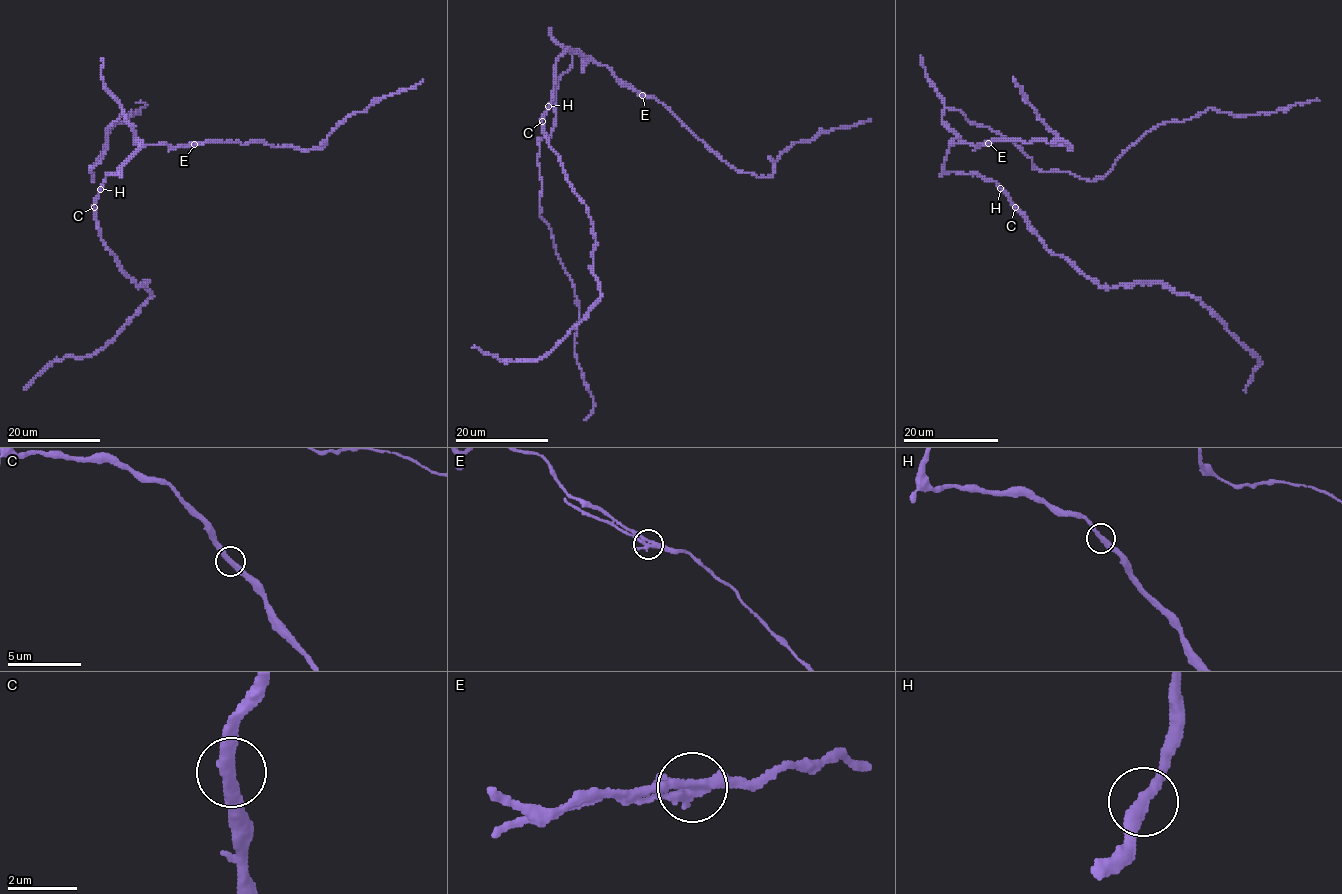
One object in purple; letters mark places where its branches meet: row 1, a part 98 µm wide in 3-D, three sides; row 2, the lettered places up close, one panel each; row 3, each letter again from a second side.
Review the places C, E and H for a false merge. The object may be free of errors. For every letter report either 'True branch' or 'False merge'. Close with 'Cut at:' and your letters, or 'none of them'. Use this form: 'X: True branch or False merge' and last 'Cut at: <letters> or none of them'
C: True branch
E: False merge
H: True branch
Cut at: E

